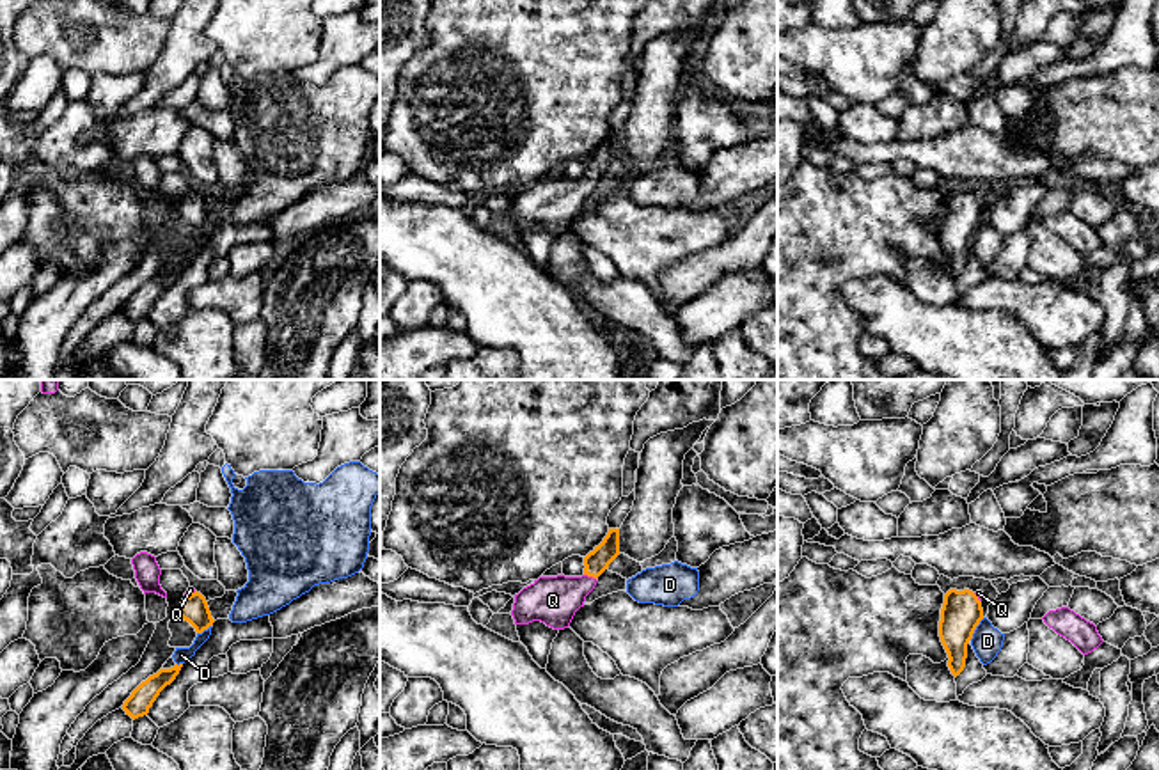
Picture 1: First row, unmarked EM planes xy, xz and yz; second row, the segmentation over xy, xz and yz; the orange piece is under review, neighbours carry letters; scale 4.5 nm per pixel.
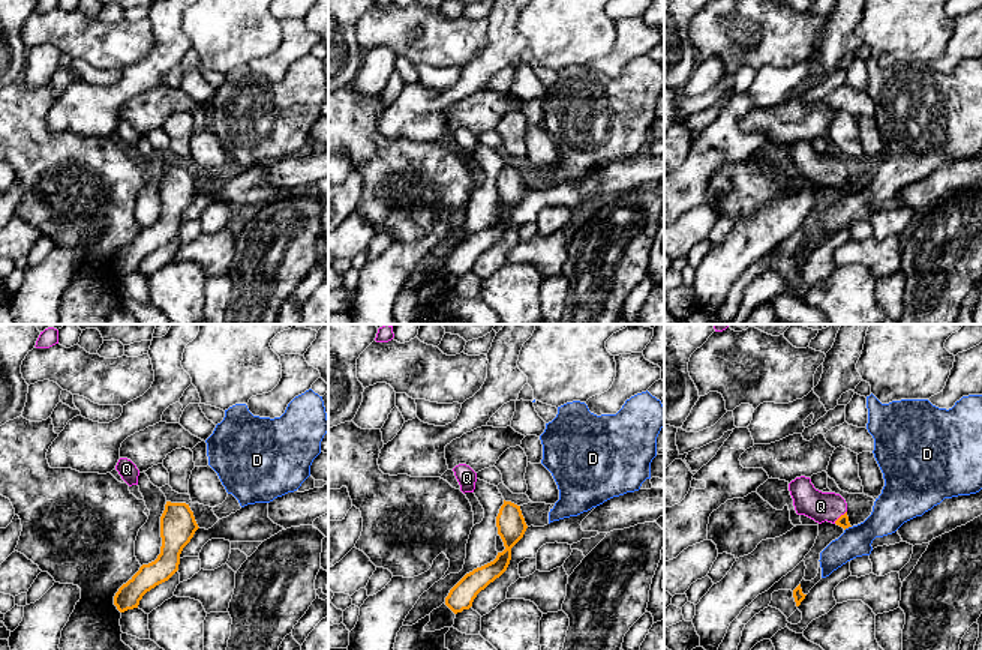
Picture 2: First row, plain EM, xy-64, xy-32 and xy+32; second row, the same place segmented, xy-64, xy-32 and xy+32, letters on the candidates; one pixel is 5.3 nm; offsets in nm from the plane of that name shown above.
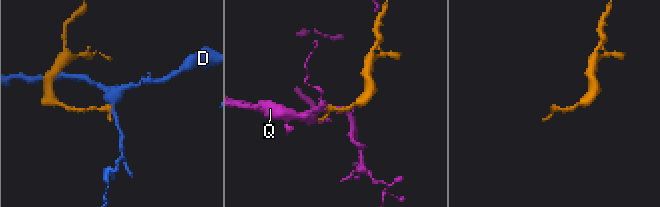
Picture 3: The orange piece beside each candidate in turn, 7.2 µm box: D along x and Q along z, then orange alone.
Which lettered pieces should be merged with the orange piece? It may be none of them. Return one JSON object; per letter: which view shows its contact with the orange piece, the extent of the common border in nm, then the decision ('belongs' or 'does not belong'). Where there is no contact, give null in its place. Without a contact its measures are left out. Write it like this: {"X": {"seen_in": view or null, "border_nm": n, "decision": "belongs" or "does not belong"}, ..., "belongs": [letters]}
{"D": {"seen_in": "yz", "border_nm": 120, "decision": "does not belong"}, "Q": {"seen_in": "xz", "border_nm": 60, "decision": "belongs"}, "belongs": ["Q"]}

